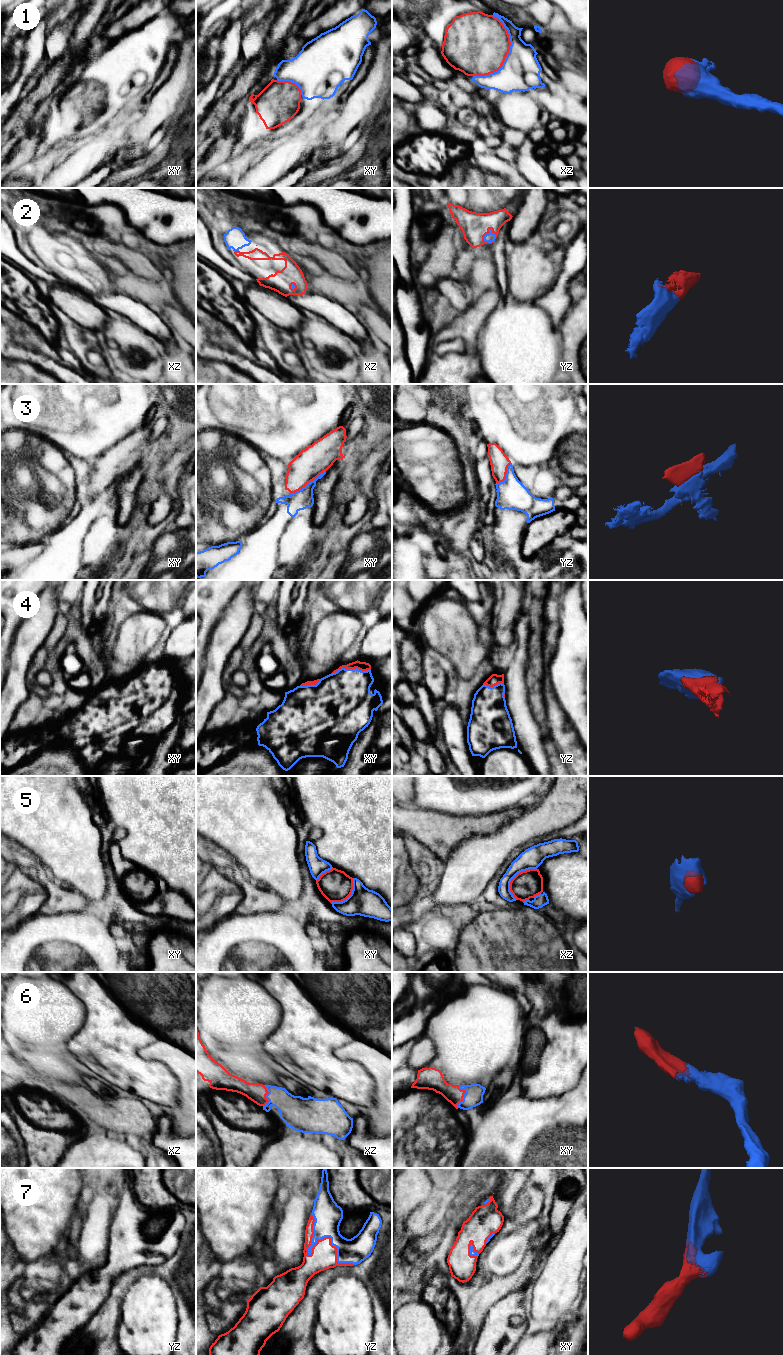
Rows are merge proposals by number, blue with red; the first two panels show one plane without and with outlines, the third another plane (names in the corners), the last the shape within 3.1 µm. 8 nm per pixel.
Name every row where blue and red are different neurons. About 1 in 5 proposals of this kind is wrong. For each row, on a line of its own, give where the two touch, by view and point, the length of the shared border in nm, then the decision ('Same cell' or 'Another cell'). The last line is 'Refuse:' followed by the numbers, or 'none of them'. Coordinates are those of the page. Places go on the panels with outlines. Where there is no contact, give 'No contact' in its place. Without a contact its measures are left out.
1: Touches blue at xz (508, 54). Shared border 500 nm. Same cell
2: Touches blue at yz (484, 236). Shared border 130 nm. Same cell
3: Touches blue at xy (308, 483). Shared border 340 nm. Another cell
4: Touches blue at xy (350, 669). Shared border 320 nm. Same cell
5: Touches blue at xz (514, 876). Shared border 300 nm. Same cell
6: Touches blue at xy (464, 1096). Shared border 190 nm. Same cell
7: Touches blue at yz (316, 1241). Shared border 550 nm. Same cell
Refuse: 3

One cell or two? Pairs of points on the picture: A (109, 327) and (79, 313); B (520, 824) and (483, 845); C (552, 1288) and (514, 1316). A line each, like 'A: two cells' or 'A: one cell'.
A: two cells
B: one cell
C: two cells

